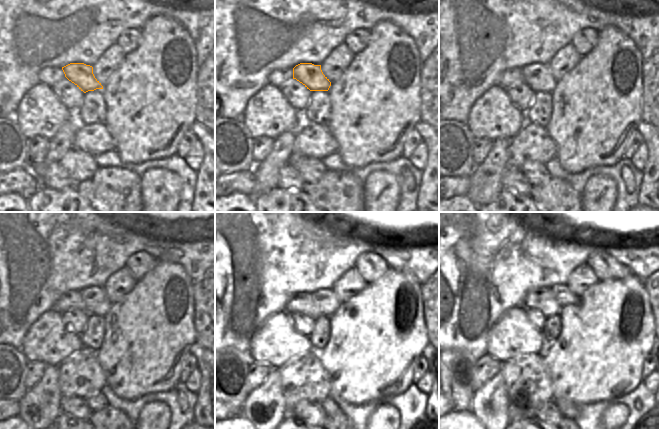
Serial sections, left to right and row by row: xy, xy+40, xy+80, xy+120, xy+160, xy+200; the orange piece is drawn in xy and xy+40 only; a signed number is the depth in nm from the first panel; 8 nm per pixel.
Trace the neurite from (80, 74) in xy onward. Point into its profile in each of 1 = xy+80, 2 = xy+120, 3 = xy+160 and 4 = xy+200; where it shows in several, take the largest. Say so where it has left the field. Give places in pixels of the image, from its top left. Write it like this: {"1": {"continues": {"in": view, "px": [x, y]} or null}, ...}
{"1": {"continues": {"in": "xy+80", "px": [538, 76]}}, "2": {"continues": {"in": "xy+120", "px": [95, 299]}}, "3": {"continues": {"in": "xy+160", "px": [326, 300]}}, "4": {"continues": {"in": "xy+200", "px": [564, 297]}}}

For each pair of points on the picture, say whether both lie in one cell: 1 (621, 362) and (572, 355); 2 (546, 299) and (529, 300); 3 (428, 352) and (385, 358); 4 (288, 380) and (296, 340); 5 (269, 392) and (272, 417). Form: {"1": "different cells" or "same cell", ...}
{"1": "same cell", "2": "same cell", "3": "different cells", "4": "different cells", "5": "same cell"}

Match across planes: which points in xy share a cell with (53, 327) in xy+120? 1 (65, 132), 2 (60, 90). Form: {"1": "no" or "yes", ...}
{"1": "no", "2": "no"}

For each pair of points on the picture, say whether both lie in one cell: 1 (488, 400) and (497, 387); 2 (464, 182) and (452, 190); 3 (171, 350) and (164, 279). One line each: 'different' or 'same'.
1: same
2: same
3: same

